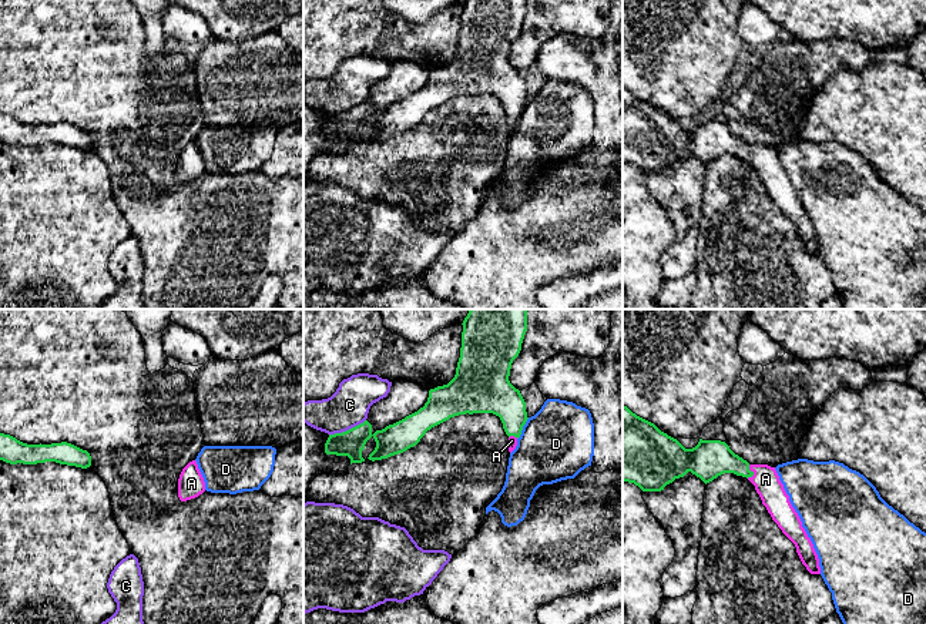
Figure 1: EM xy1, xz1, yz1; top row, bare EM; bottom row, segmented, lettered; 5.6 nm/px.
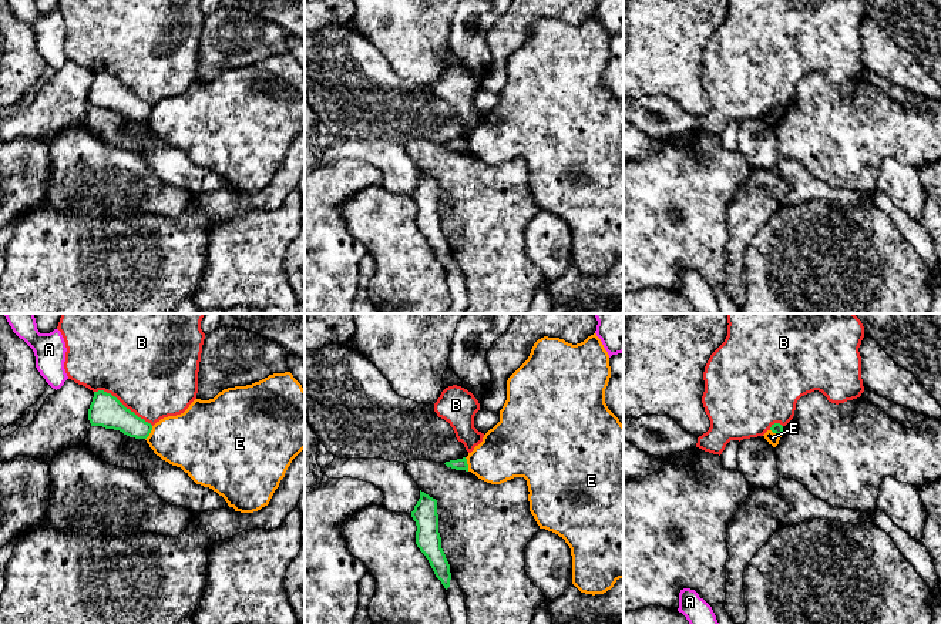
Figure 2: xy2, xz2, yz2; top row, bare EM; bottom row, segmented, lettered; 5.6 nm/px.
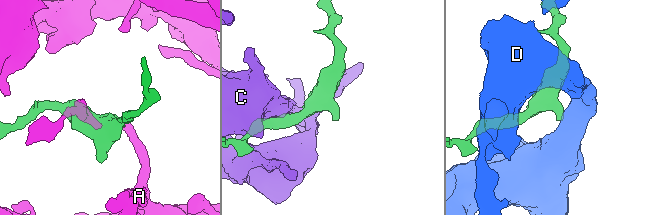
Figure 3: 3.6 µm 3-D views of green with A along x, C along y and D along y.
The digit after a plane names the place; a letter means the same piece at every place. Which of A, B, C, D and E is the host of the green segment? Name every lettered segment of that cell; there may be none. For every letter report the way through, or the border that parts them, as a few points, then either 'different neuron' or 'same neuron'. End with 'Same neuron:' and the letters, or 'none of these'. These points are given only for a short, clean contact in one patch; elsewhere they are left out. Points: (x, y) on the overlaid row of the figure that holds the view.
A: way yz1 (710, 459), (722, 459), (751, 472), (765, 479); same neuron
B: different neuron
C: different neuron
D: border xz1 (529, 418), (517, 439); different neuron
E: border xz2 (464, 458), (469, 470); different neuron
Same neuron: A

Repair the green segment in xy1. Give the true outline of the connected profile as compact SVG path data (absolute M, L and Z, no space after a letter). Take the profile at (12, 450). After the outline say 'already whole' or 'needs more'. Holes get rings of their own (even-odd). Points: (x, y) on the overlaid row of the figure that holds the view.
M0 433L0 460L10 464L56 462L81 469L91 466L90 453L71 443L27 444L4 433Z; already whole

